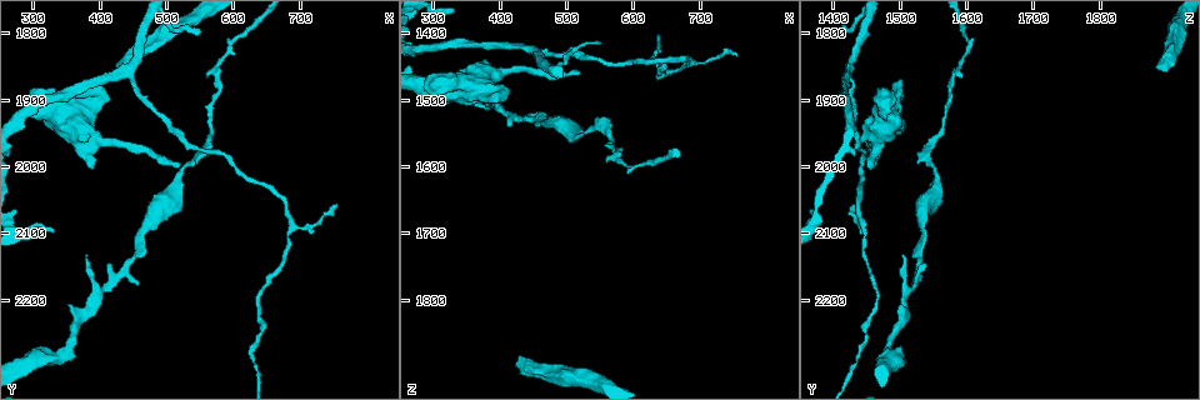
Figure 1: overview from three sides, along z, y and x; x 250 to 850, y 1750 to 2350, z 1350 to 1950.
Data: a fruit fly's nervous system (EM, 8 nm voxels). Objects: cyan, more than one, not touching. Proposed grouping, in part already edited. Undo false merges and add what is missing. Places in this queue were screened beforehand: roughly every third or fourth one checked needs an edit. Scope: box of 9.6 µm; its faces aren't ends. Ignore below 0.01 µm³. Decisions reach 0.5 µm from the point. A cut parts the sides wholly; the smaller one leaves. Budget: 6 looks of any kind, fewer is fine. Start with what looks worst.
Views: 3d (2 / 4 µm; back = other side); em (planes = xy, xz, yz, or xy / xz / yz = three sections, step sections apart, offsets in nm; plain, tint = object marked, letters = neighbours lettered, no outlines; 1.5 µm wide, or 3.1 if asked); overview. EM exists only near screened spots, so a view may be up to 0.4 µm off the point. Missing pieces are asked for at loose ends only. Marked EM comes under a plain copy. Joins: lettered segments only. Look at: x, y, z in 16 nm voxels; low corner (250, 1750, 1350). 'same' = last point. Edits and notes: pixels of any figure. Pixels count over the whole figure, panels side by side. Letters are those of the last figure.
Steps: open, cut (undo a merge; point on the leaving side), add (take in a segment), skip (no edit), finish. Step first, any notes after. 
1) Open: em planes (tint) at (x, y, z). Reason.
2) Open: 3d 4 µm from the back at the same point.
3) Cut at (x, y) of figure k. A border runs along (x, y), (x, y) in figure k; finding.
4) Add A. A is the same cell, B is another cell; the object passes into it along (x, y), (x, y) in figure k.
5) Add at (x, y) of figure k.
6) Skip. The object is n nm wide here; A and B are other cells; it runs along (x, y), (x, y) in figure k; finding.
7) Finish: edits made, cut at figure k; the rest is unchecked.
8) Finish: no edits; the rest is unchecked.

Open: em planes (letters) at (430, 1855, 1885).

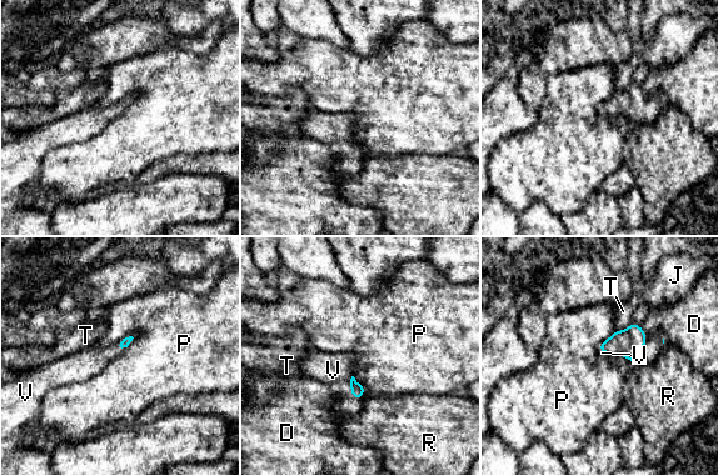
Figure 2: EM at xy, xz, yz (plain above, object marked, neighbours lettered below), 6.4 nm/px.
Add V. V is the same cell, D, J, P, R and T are other cells; the object passes into it along (358, 390), (350, 381), (333, 370) in figure 2; it goes on there.

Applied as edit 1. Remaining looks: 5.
Open: em xz step 8 (tint) at (520, 2000, 1455). Free end.

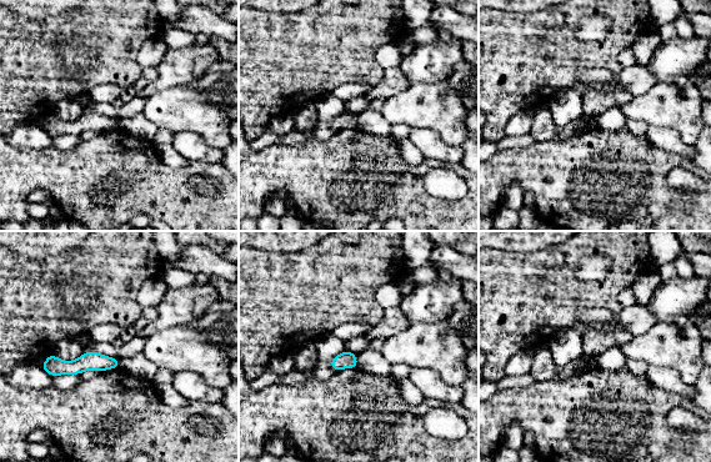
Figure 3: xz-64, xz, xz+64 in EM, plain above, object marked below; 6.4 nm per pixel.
Open: em planes (letters) at the same point. Cut it another way.

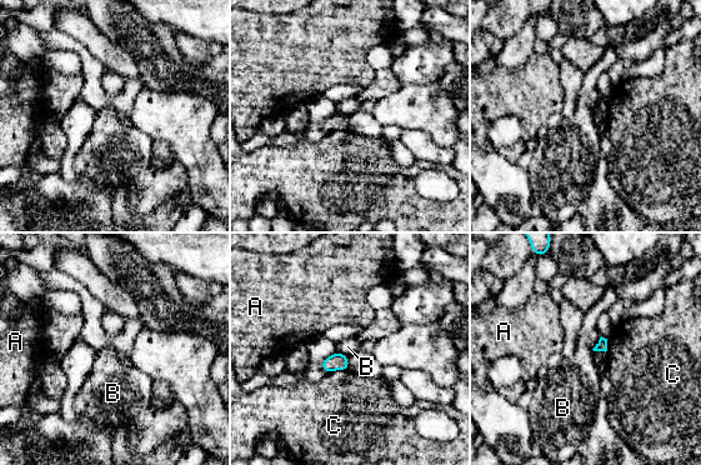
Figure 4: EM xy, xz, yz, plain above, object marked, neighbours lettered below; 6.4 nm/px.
Skip. A, B and C are other cells; a border runs along (336, 351), (348, 356) in figure 4; no lettered segment goes on from it.

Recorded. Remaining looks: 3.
Open: em xy step 8 (tint) at (385, 2000, 1455).

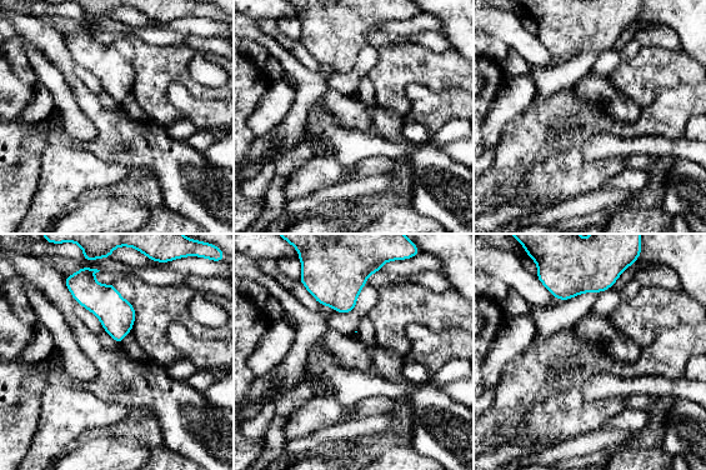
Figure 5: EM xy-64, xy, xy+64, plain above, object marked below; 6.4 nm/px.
Open: em planes (letters) at the same point. Another direction.

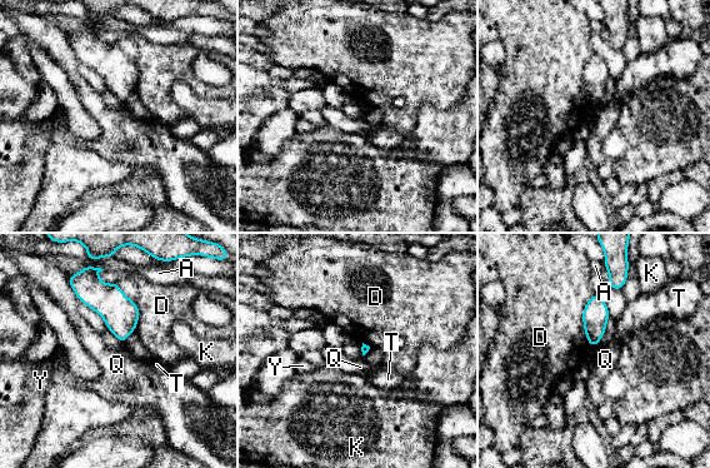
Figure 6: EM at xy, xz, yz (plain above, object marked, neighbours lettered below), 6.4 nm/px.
Skip. The longest contact is with D, 340 nm; A, D, K, Q, T and Y are other cells; none of them fits.

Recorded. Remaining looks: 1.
Finish: edits made, add at figure 2; the rest is unchecked.

